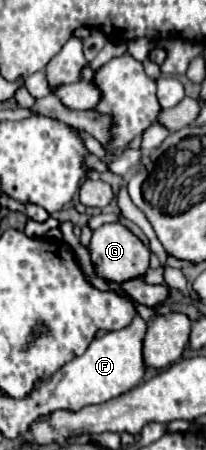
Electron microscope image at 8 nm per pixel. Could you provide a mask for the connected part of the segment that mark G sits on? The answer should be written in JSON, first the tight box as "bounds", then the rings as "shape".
{"bounds":[88,224,150,284],"shape":[[[104,224],[98,230],[94,230],[92,240],[88,244],[90,252],[90,262],[94,266],[94,272],[98,278],[104,282],[114,282],[114,284],[124,284],[132,278],[140,278],[148,270],[148,260],[150,260],[150,250],[124,226],[124,224]]]}

